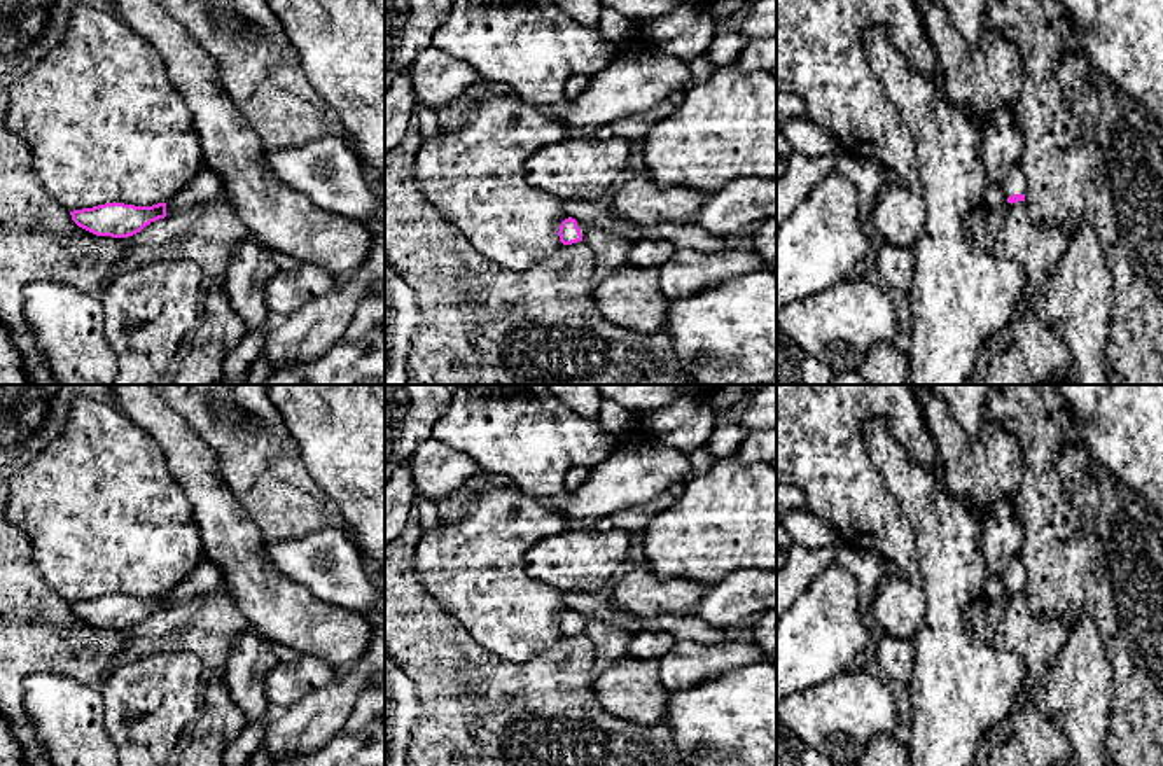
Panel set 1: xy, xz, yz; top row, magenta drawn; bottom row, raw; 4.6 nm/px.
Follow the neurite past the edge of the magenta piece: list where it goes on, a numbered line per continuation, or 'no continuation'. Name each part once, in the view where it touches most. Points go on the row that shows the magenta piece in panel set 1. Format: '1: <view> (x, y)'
1: yz (1015, 182)

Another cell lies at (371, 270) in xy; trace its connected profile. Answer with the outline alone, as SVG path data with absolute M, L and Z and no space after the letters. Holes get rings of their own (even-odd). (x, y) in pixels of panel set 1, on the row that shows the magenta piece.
M380 236L367 259L338 287L275 320L262 350L271 371L313 360L345 338L359 303L383 276L385 236Z

